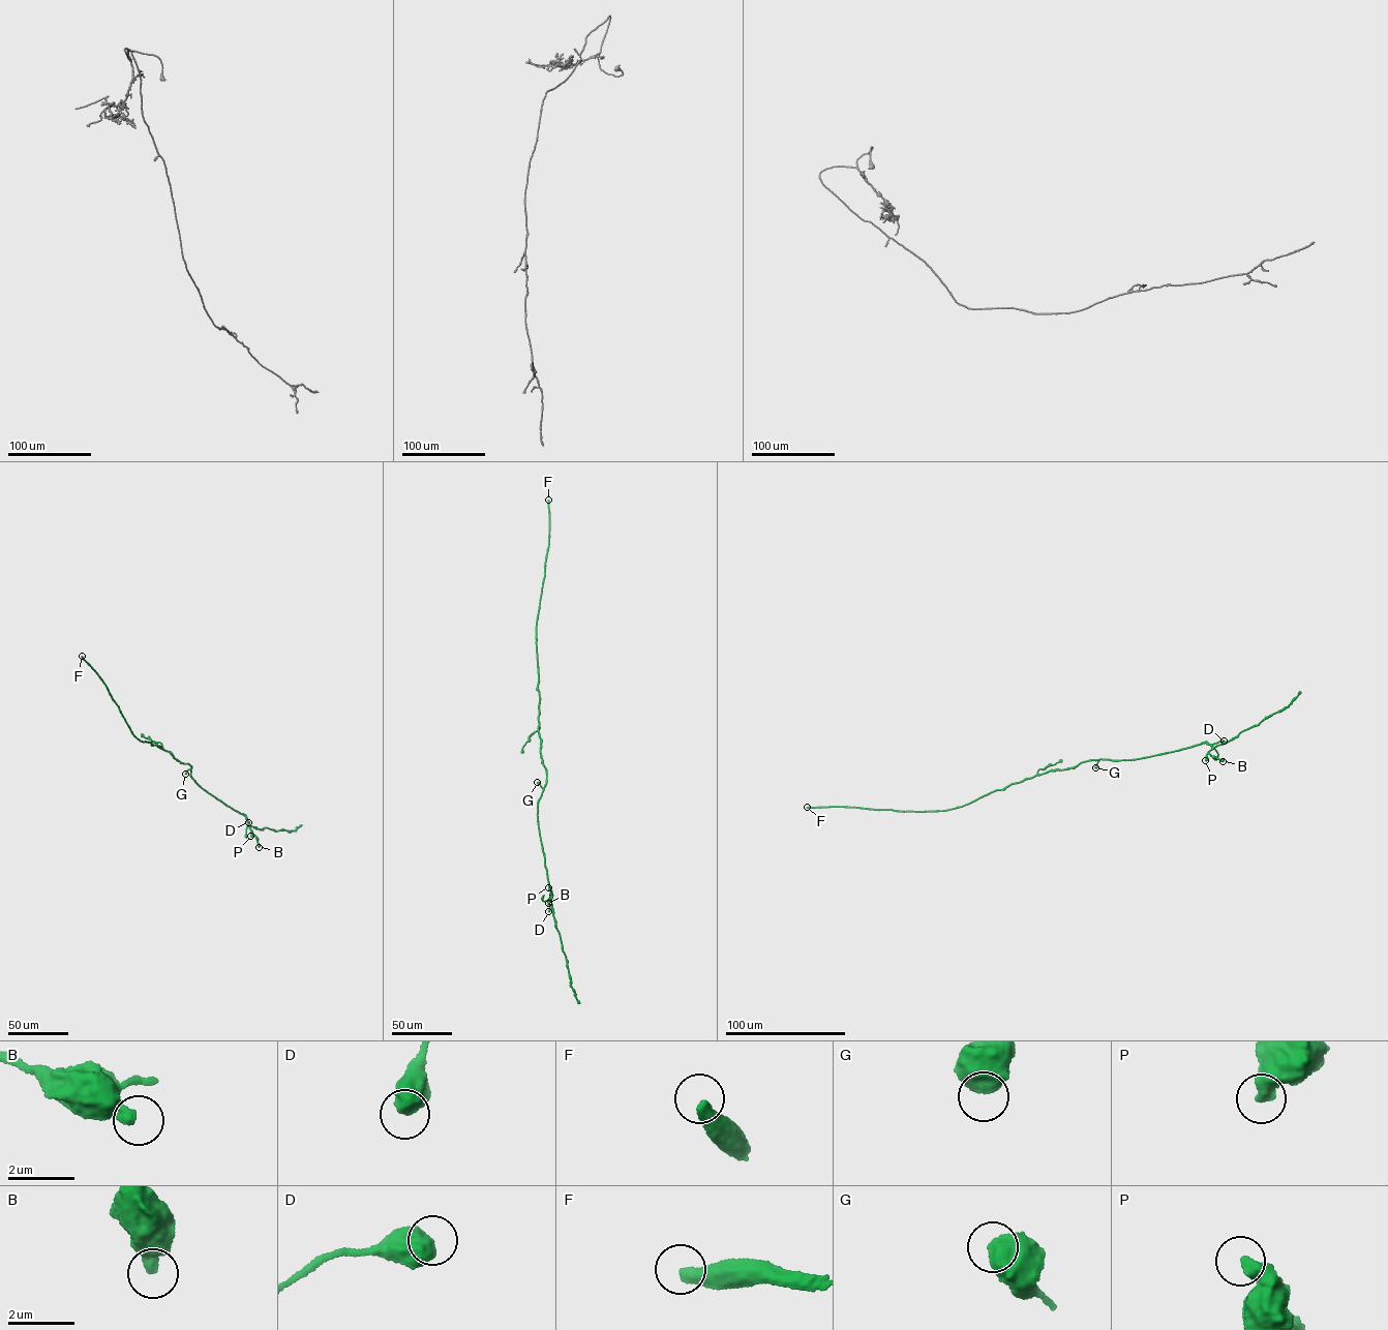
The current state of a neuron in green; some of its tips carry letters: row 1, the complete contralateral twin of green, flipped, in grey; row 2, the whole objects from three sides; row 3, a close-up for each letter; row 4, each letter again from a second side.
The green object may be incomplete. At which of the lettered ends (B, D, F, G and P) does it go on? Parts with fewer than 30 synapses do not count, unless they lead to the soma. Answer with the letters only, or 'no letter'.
F

